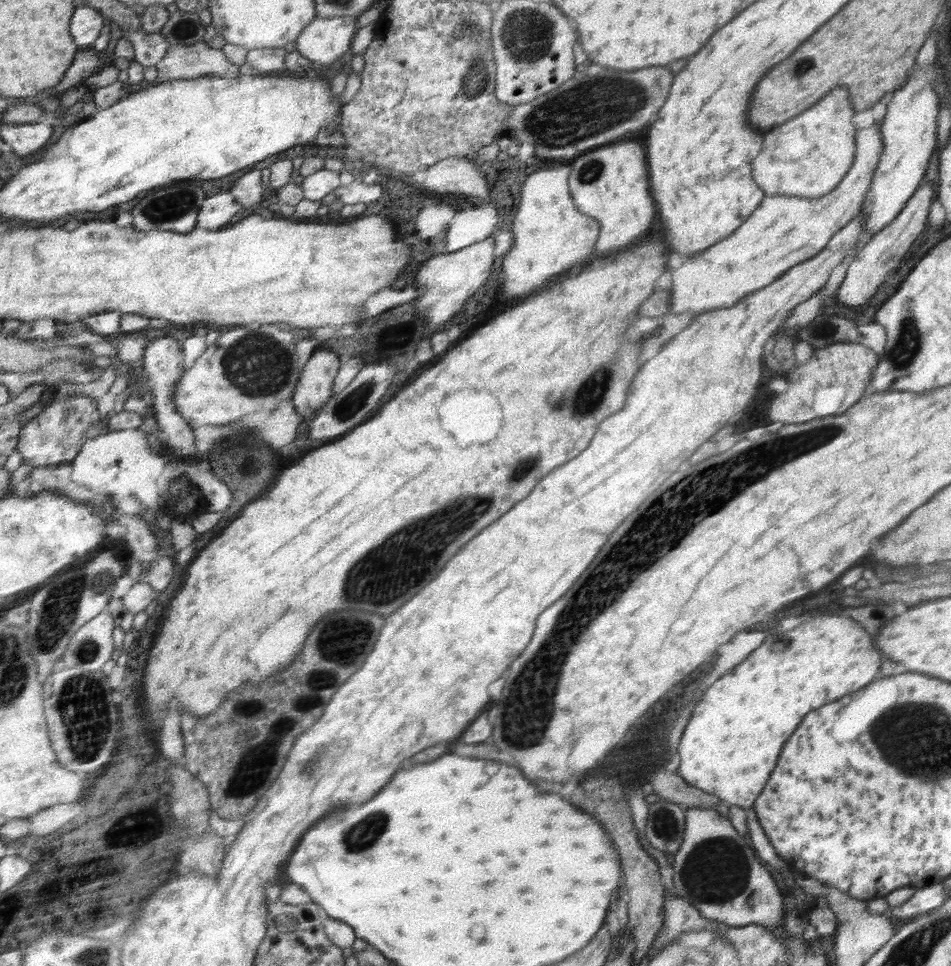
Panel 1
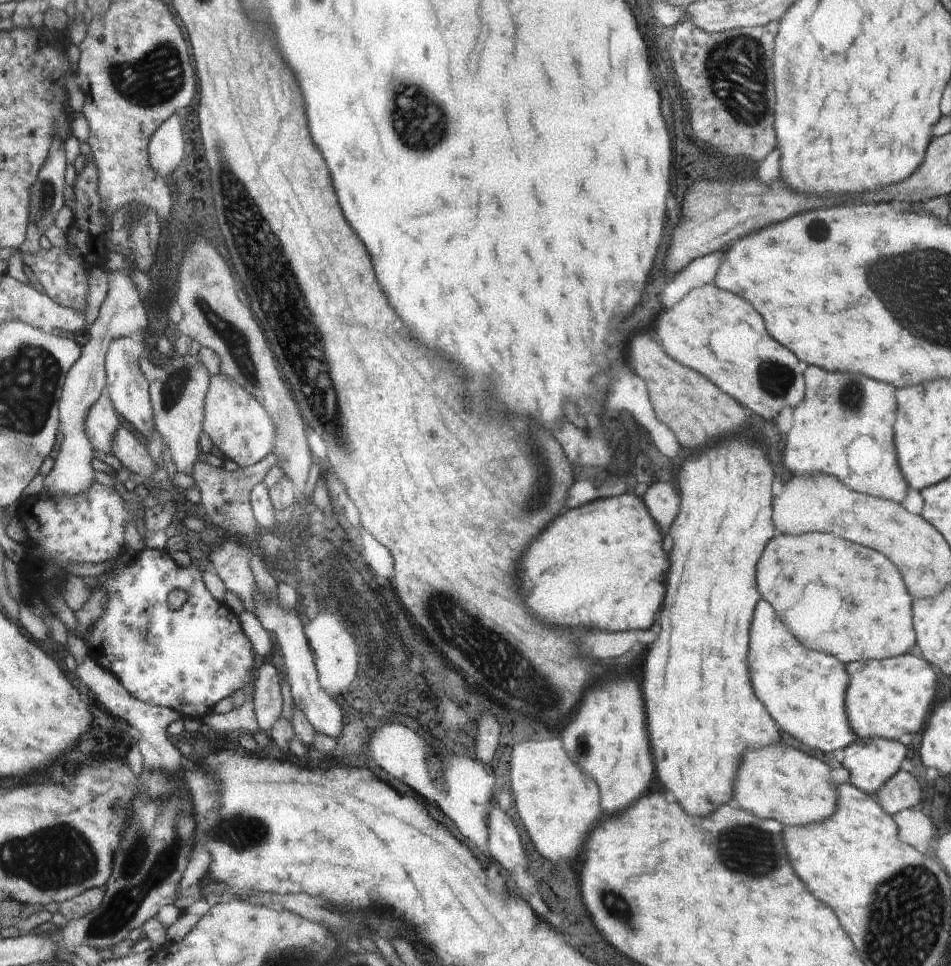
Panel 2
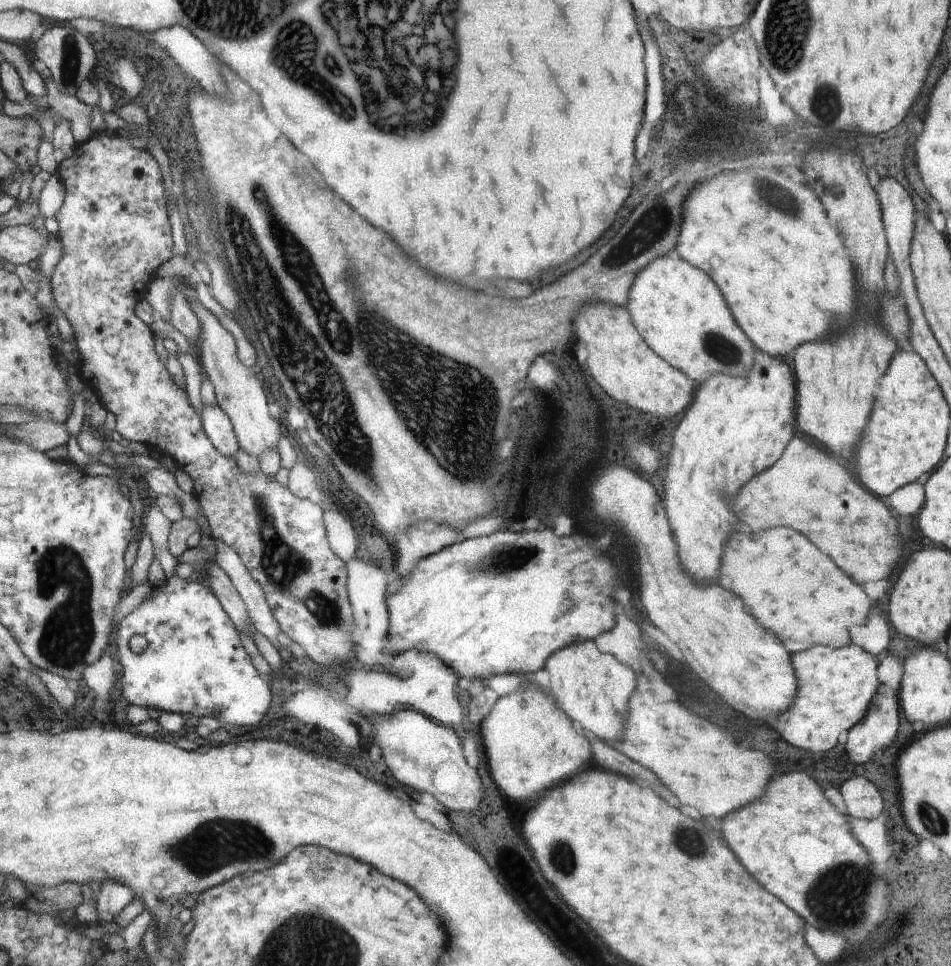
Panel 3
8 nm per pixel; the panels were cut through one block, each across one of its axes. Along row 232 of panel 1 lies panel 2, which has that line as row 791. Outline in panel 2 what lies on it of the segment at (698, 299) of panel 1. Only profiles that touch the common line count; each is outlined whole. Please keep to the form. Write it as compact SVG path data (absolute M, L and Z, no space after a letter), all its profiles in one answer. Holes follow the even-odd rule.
M782 744L765 746L762 748L748 747L744 749L744 757L739 762L738 772L735 776L734 796L728 800L735 806L745 811L754 813L761 819L774 819L783 825L804 826L829 819L835 814L835 806L838 804L838 788L832 788L830 780L830 768L824 762L818 762L796 748Z

